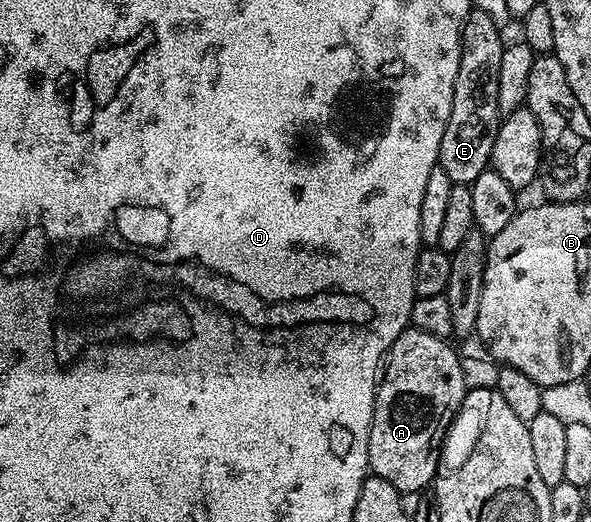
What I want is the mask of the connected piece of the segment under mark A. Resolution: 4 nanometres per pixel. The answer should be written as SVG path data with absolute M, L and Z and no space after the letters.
M407 326L396 338L396 342L392 342L385 357L378 395L374 397L374 413L368 438L368 462L369 471L384 478L384 482L392 482L397 492L421 493L429 489L439 475L438 451L442 448L442 439L468 395L464 371L461 370L463 357L452 345L450 340L442 340L436 334Z

